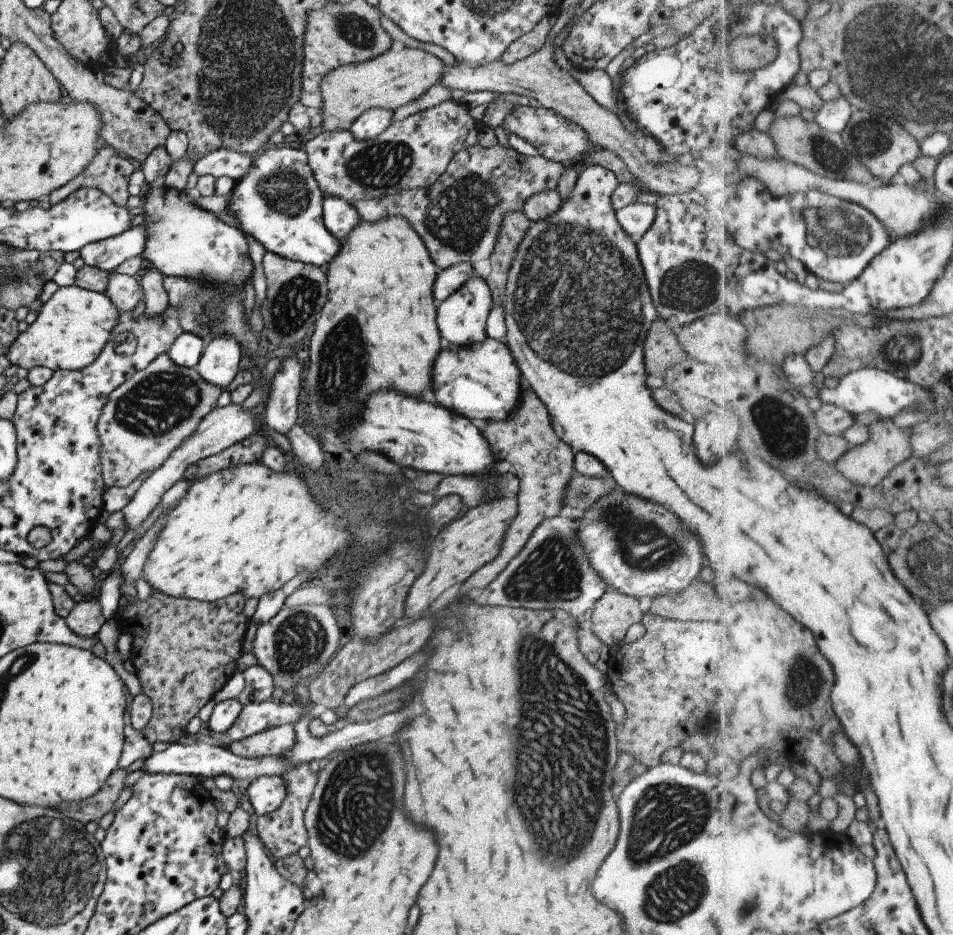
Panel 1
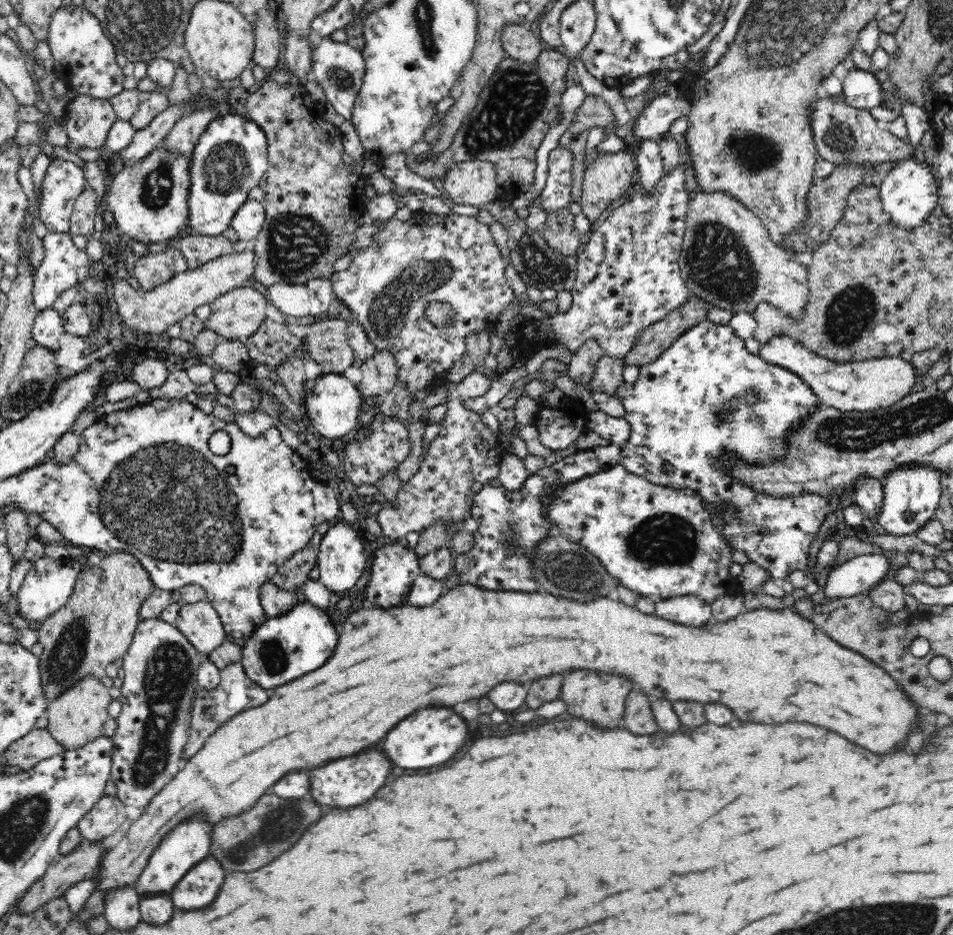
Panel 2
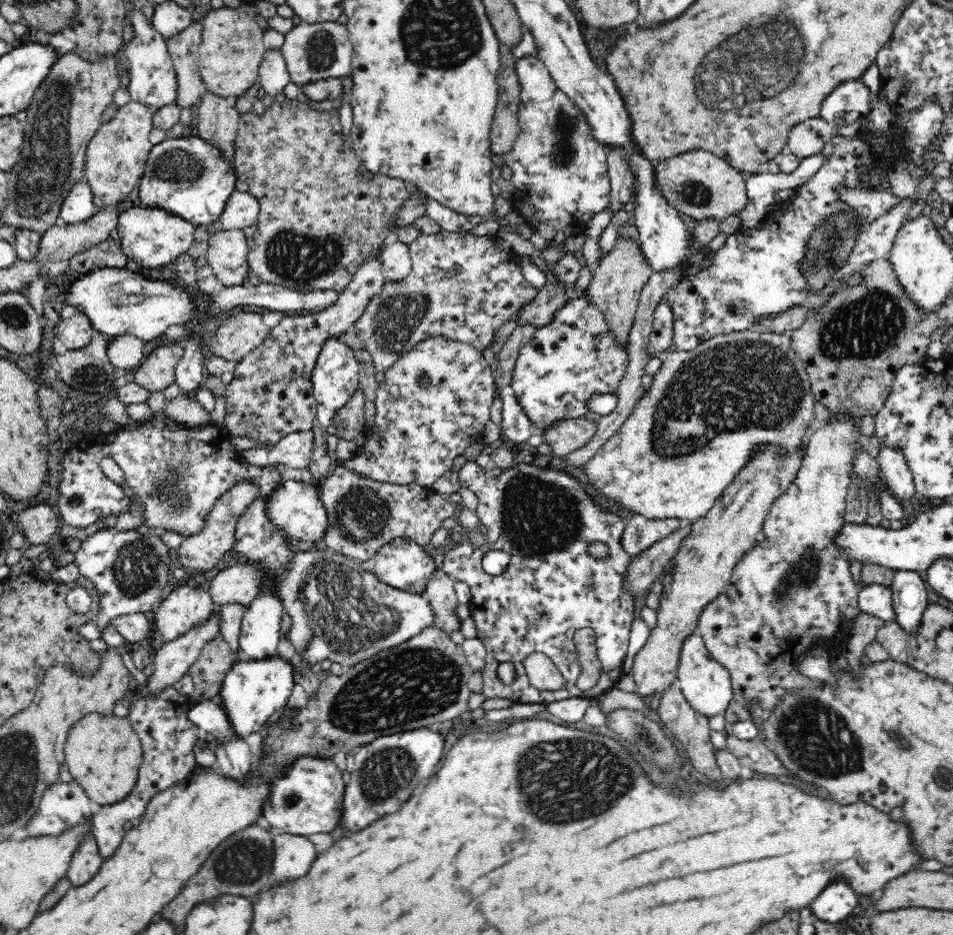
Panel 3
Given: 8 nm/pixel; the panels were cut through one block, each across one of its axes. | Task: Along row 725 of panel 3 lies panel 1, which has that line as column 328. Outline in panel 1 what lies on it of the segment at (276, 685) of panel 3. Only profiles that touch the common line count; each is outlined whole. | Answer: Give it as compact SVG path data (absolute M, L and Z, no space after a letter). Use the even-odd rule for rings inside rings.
M282 146L254 156L248 174L236 180L234 190L228 194L226 208L240 222L240 230L260 242L266 251L320 268L334 260L341 244L325 227L324 197L306 151Z

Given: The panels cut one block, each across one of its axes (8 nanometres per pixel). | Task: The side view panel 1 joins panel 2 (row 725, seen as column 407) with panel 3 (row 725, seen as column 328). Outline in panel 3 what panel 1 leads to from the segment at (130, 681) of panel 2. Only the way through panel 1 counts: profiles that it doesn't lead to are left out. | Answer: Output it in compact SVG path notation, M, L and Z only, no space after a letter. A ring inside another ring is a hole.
M173 686L152 697L140 700L134 698L132 710L126 718L139 736L143 759L131 793L120 802L103 805L92 820L91 832L95 836L102 860L108 858L120 846L126 832L124 823L144 816L146 805L154 795L184 781L197 765L193 749L202 739L203 733L188 717L189 711L192 711L196 704L197 701L192 695L177 693Z

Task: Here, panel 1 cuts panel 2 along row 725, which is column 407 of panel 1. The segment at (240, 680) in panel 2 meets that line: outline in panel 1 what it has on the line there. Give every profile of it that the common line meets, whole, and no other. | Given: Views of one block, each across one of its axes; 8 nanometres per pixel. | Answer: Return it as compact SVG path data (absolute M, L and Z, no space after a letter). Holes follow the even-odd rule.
M480 144L459 150L454 154L450 164L438 180L428 188L414 188L400 191L392 196L379 199L356 200L350 202L364 222L378 222L386 216L400 216L408 220L408 224L416 230L416 234L424 240L432 262L440 270L452 265L482 262L492 254L500 224L508 212L523 212L525 202L534 194L557 190L558 180L564 173L565 164L554 162L542 155L526 156L508 147L497 144L483 148Z

